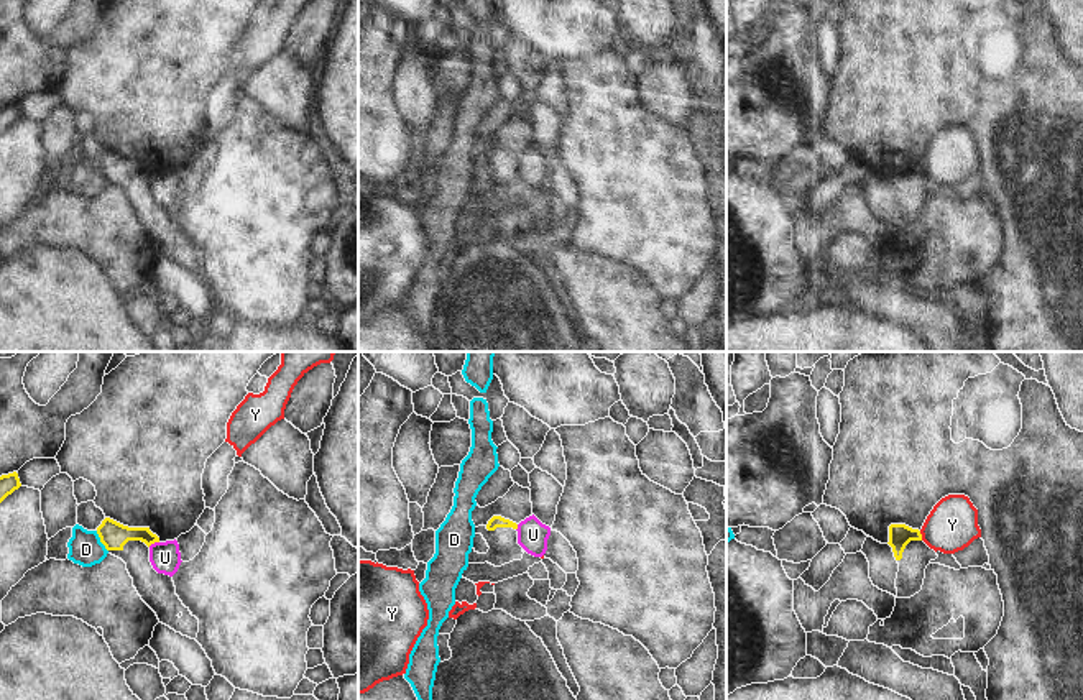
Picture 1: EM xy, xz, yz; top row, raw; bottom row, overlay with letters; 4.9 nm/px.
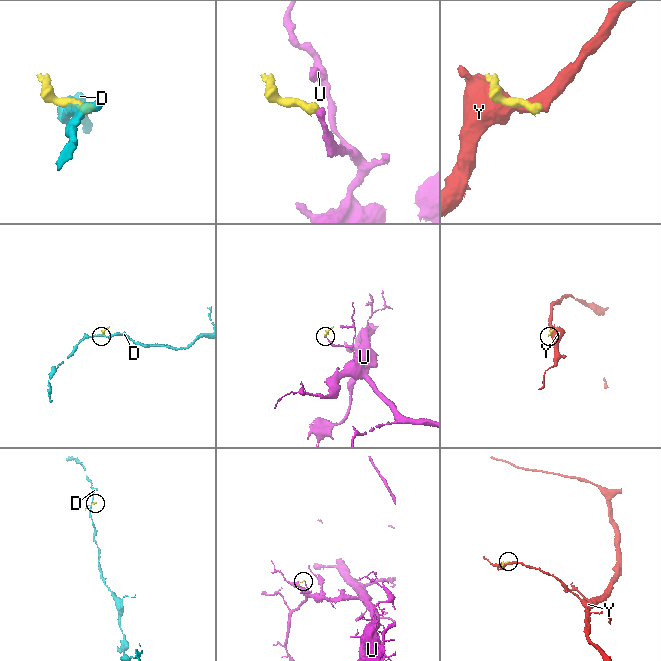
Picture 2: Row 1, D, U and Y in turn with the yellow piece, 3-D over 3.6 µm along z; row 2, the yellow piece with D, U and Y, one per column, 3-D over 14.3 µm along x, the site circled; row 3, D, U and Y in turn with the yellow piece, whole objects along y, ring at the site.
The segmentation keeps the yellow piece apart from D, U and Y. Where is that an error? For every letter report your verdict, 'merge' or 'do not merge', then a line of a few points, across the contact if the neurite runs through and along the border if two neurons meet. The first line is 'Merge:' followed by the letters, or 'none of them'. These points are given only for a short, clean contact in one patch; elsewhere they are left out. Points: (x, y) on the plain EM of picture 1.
Merge: none of them
D: do not merge | xy (96, 163), (107, 183)
U: do not merge | xy (158, 173), (148, 178)
Y: do not merge

